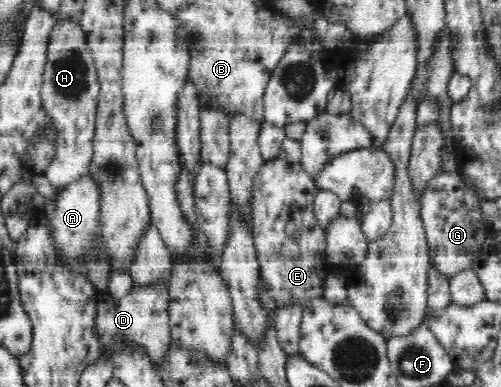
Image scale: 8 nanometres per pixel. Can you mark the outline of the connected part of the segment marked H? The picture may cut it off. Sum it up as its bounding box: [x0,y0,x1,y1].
[40,19,100,189]

